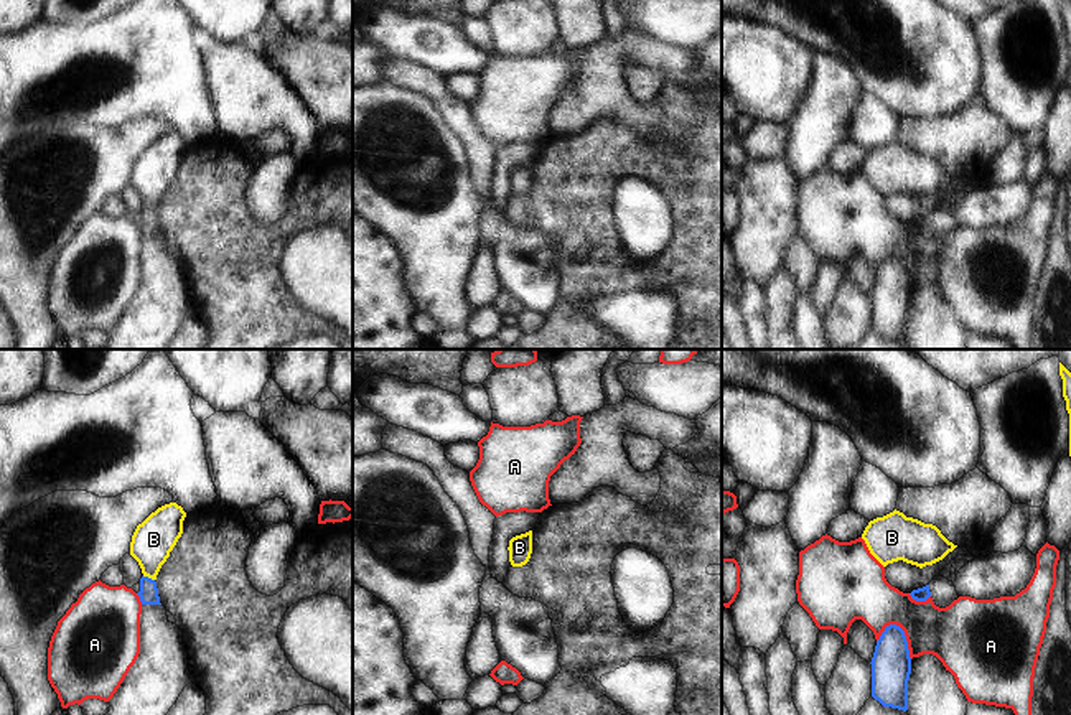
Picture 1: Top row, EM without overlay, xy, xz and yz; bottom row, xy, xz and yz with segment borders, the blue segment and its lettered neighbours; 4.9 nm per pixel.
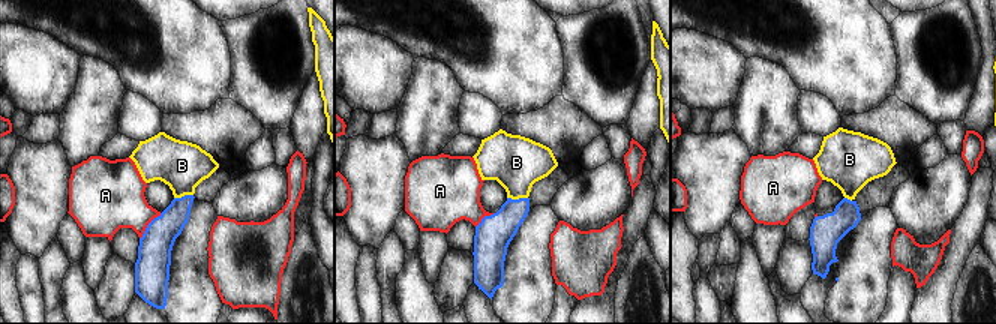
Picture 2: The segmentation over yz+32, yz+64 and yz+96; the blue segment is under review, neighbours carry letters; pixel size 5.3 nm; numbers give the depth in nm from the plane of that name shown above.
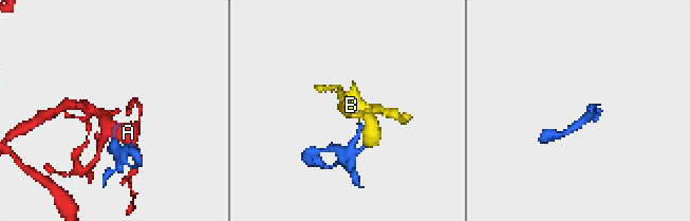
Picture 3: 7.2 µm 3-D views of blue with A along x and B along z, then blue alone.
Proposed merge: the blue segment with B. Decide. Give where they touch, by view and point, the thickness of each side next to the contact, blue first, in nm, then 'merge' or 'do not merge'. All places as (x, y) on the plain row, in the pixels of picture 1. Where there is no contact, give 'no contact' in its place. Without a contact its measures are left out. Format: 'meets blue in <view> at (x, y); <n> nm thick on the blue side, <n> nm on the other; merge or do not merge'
meets blue in xy at (147, 208); 100 nm thick on the blue side, 200 nm on the other; merge

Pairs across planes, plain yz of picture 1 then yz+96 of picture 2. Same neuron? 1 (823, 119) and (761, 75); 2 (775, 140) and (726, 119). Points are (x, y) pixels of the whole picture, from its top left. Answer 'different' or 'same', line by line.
1: same
2: same

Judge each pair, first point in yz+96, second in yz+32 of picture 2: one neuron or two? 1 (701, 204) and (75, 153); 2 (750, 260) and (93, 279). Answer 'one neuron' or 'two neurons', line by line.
1: two neurons
2: two neurons

